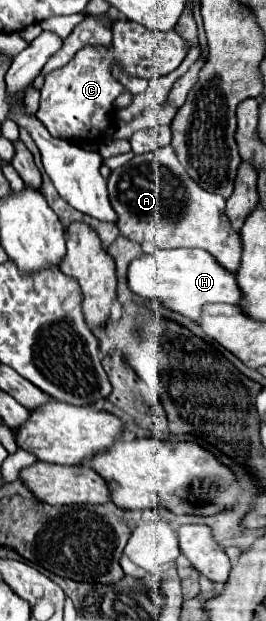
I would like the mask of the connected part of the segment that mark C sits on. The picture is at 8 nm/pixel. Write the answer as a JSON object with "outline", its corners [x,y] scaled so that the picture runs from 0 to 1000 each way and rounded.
{"outline":[[[444,31],[421,40],[421,72],[323,72],[263,101],[203,111],[165,124],[150,143],[143,192],[180,205],[203,221],[233,221],[263,230],[383,230],[406,221],[406,208],[429,195],[429,159],[474,147],[474,140],[429,124],[421,108],[459,108],[466,121],[579,127],[654,114],[707,85],[707,69],[654,47],[602,53],[534,43],[489,31]]]}

